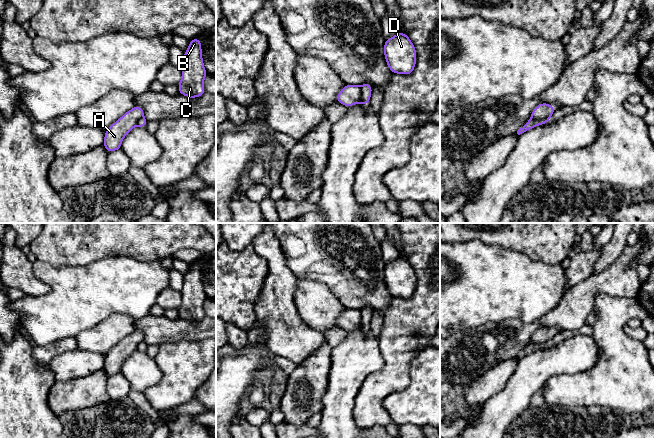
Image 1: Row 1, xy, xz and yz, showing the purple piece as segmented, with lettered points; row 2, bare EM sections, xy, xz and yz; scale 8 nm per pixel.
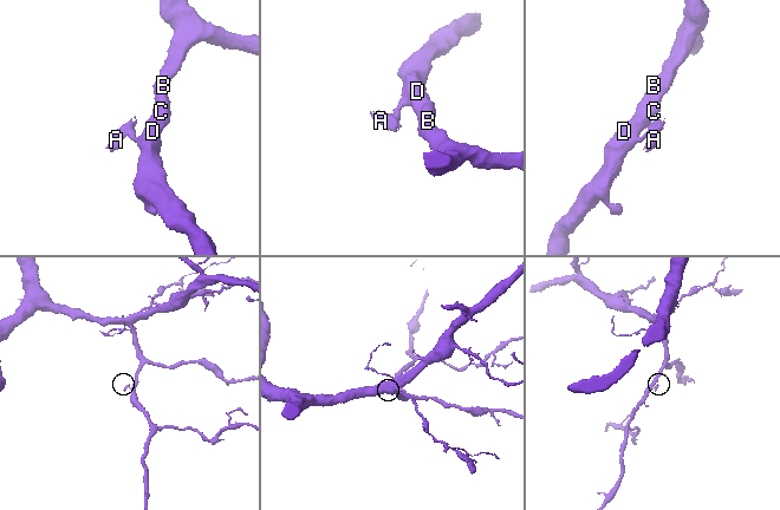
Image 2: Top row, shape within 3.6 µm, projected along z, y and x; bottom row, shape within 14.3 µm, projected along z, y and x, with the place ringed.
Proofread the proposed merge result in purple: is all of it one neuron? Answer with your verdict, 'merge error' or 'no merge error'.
merge error

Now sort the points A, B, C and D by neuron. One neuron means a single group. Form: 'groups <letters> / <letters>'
groups A / B C D

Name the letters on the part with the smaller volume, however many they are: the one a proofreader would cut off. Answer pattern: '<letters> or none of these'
A

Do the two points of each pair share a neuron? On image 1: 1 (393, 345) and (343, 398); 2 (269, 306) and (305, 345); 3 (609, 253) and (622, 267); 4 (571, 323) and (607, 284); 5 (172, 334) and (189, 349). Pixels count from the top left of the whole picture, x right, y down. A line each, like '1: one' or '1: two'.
1: two
2: one
3: two
4: one
5: two

